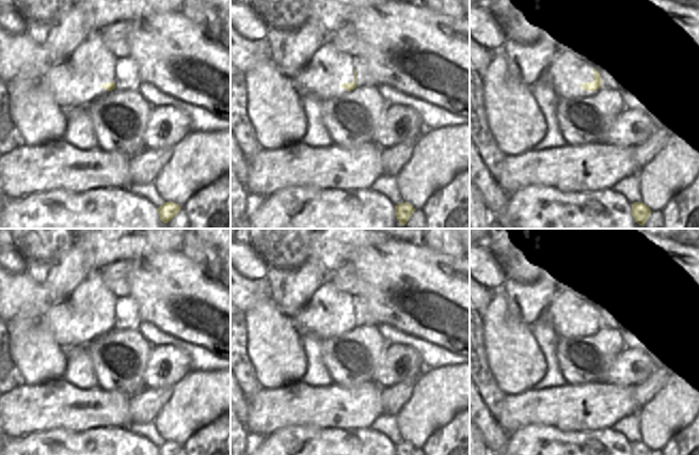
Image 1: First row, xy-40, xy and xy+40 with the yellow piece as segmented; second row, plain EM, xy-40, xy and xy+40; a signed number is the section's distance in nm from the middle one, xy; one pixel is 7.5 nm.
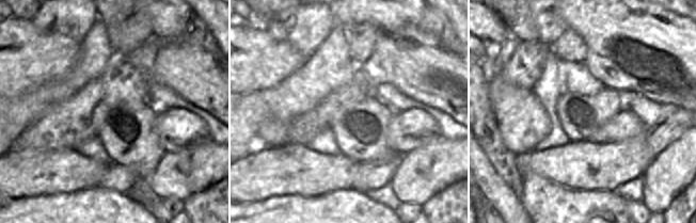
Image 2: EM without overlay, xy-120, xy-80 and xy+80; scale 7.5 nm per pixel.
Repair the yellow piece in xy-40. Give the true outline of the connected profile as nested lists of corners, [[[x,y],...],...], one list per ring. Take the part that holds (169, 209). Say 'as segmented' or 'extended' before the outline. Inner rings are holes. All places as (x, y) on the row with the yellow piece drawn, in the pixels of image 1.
as segmented; [[[164,202],[158,208],[158,214],[160,216],[160,220],[163,223],[168,223],[179,213],[180,209],[181,209],[181,207],[174,202]]]

